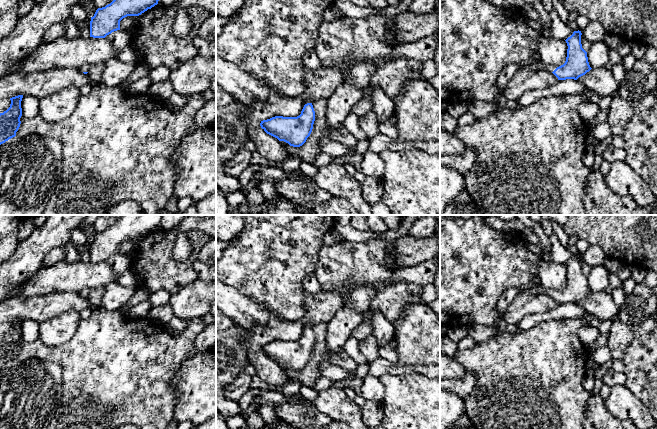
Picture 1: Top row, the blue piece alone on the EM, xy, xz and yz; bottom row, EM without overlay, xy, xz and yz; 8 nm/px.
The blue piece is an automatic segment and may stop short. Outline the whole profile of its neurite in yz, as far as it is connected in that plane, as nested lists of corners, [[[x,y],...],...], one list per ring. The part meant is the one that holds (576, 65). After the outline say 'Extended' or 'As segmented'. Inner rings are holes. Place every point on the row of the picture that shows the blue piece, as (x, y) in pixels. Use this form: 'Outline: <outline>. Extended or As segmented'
Outline: [[[574,31],[565,41],[567,43],[567,57],[563,65],[556,67],[554,65],[538,62],[538,69],[553,73],[558,80],[574,79],[585,75],[592,68],[589,65],[587,52],[582,48],[581,31]]]. Extended

